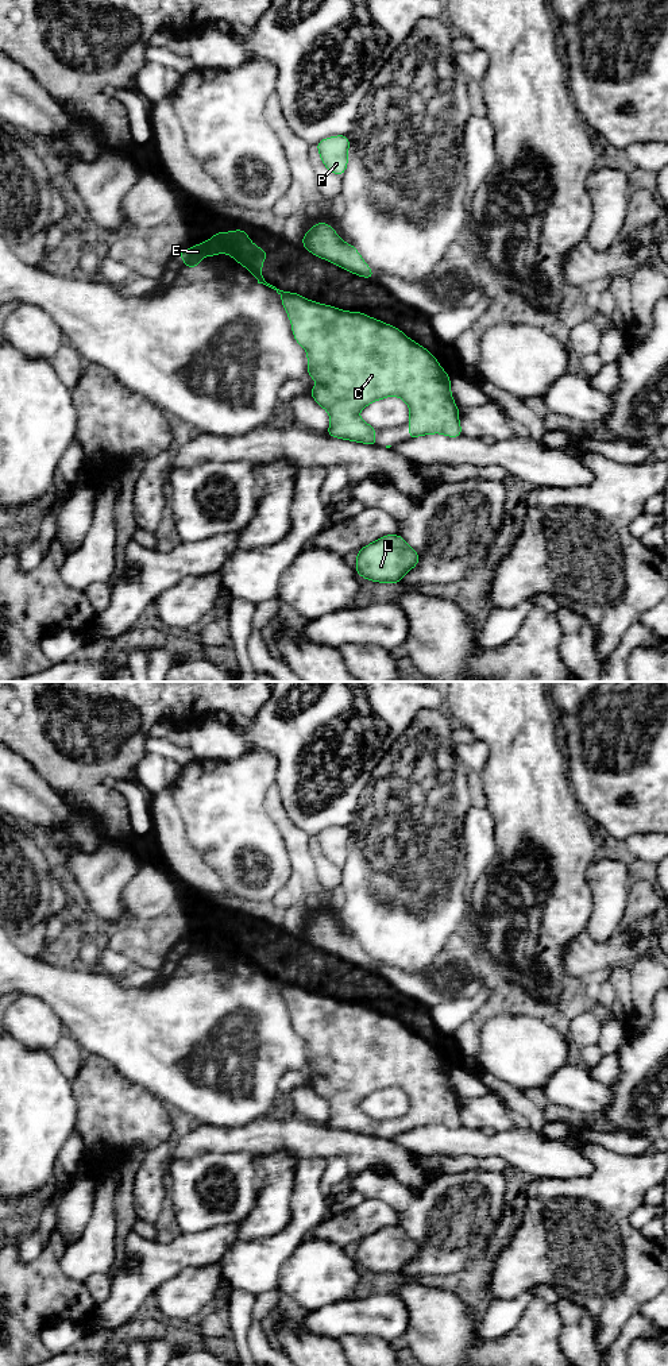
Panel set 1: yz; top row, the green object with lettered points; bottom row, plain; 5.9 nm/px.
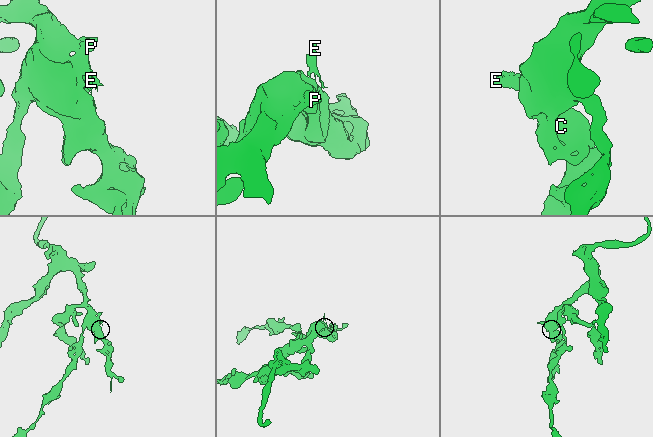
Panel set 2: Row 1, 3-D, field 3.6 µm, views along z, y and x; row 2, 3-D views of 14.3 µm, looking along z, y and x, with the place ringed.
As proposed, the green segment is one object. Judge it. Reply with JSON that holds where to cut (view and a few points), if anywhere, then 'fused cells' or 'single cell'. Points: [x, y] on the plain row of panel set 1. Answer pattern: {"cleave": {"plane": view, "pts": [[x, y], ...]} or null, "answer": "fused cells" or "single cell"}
{"cleave": {"plane": "yz", "pts": [[288, 983], [282, 986]]}, "answer": "fused cells"}

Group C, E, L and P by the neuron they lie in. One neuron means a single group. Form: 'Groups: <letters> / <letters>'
Groups: C L P / E

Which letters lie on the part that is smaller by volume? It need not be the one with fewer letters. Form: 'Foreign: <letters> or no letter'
Foreign: E

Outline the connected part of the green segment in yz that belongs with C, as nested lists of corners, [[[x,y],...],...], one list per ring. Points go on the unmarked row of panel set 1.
[[[287,983],[281,991],[291,1014],[293,1027],[308,1046],[308,1068],[316,1073],[310,1087],[329,1104],[331,1116],[327,1126],[377,1137],[375,1120],[359,1108],[359,1103],[374,1092],[395,1087],[402,1089],[409,1100],[409,1130],[422,1126],[443,1124],[448,1128],[463,1126],[449,1073],[451,1068],[443,1061],[436,1049],[422,1037],[410,1031],[402,1022],[360,1003],[347,1003]]]

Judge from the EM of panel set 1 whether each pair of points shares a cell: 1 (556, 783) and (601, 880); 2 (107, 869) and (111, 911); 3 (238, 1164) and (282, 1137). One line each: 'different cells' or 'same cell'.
1: different cells
2: same cell
3: different cells

